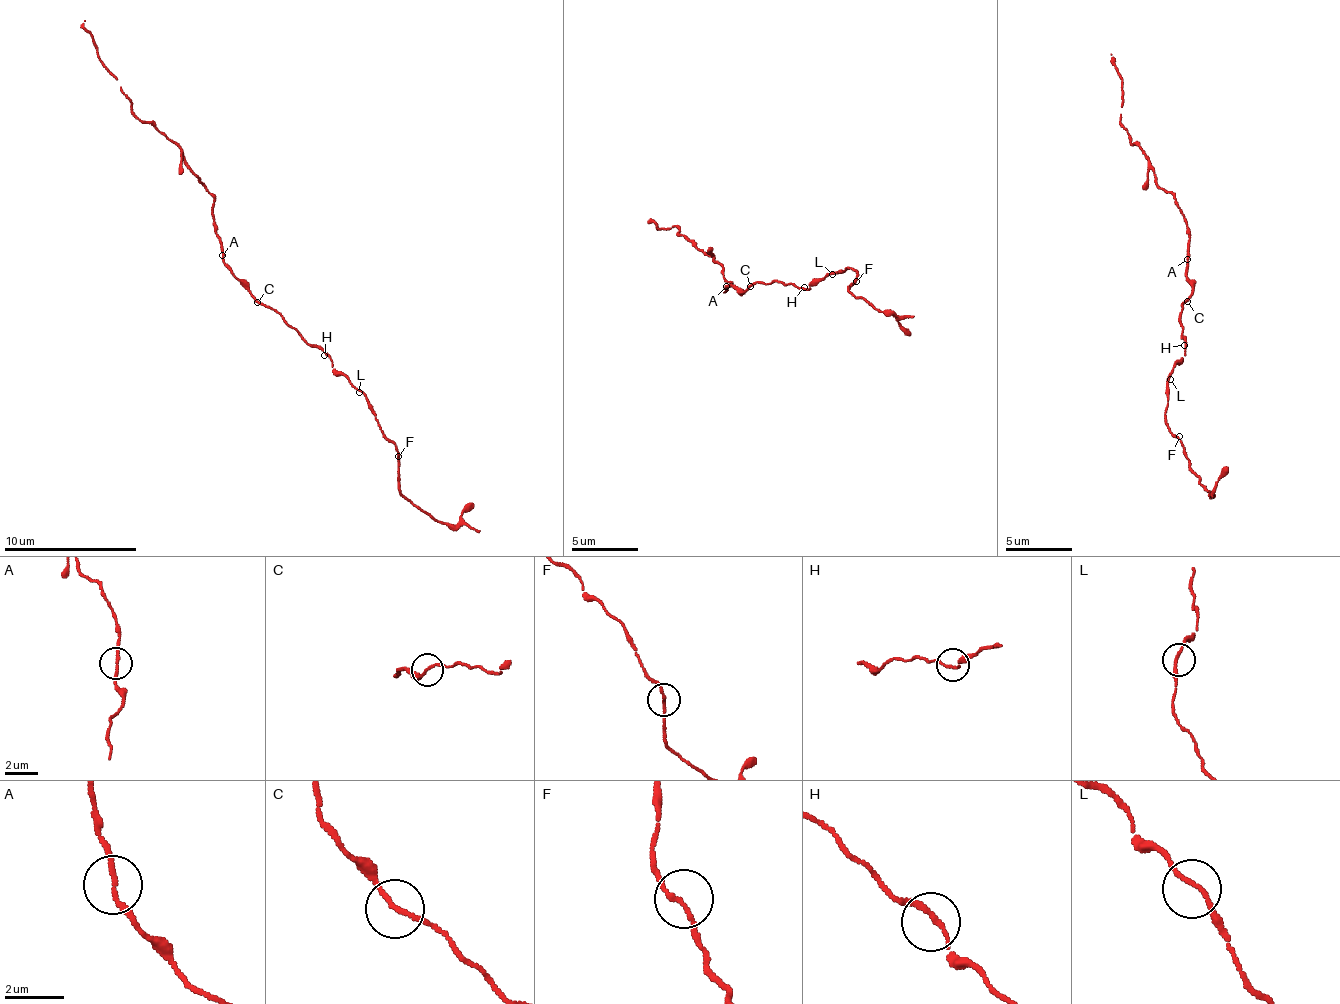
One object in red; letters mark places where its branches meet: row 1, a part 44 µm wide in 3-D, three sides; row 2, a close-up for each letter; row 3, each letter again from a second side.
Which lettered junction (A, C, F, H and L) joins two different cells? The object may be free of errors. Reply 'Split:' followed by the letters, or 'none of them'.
Split: none of them

